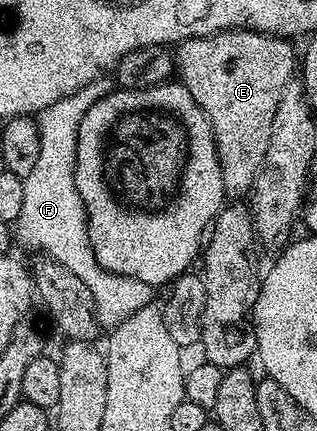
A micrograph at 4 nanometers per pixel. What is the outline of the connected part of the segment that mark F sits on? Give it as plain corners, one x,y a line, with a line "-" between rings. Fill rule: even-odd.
104,78
102,80
94,80
89,82
89,86
85,86
81,90
77,90
77,94
69,94
69,98
61,98
61,102
53,102
53,106
45,106
45,110
41,110
37,114
37,123
39,133
41,134
41,154
37,157
37,163
33,165
33,171
28,176
23,177
23,185
25,186
25,199
21,206
21,214
17,221
17,240
20,245
25,242
25,230
27,230
27,240
35,240
35,242
43,242
43,246
53,246
59,244
61,246
79,246
79,272
81,278
85,278
85,286
89,286
89,290
95,299
95,310
99,314
100,325
104,329
110,330
116,328
121,322
125,322
125,318
129,318
133,314
137,314
137,310
141,310
146,304
152,303
156,299
156,285
146,284
145,282
137,282
128,276
118,276
115,272
106,272
97,262
97,258
93,254
93,246
89,242
89,234
87,233
87,215
83,209
81,202
81,194
77,194
77,186
75,185
75,159
77,158
77,132
81,118
85,118
85,110
89,110
89,106
93,106
93,102
97,102
101,97
106,96
108,92
116,91
117,85
114,79
-
81,264
87,264
89,272
83,272

